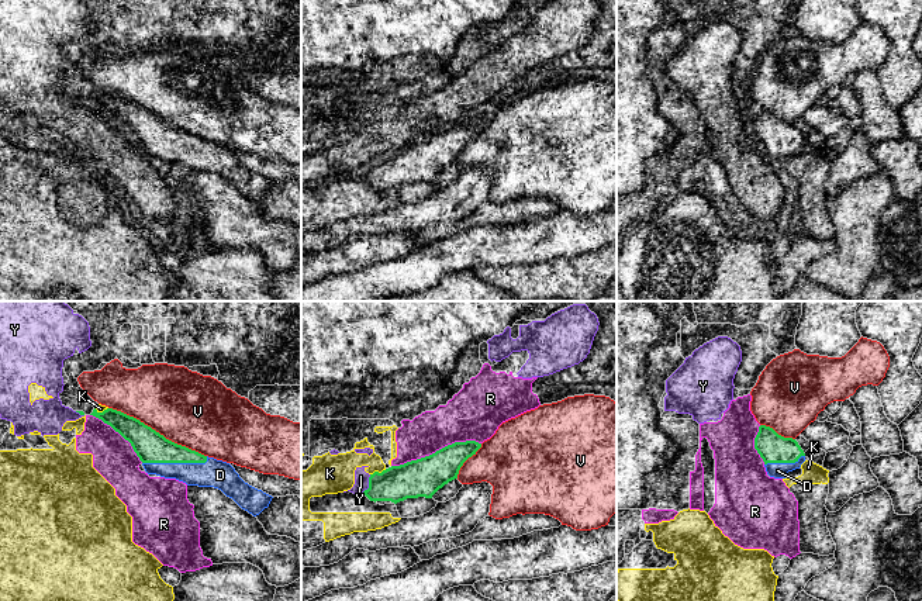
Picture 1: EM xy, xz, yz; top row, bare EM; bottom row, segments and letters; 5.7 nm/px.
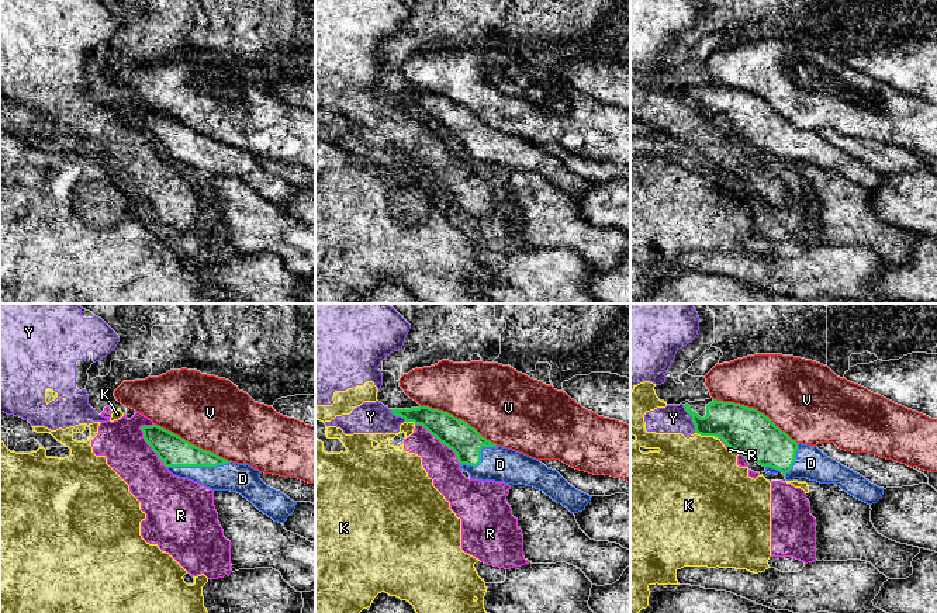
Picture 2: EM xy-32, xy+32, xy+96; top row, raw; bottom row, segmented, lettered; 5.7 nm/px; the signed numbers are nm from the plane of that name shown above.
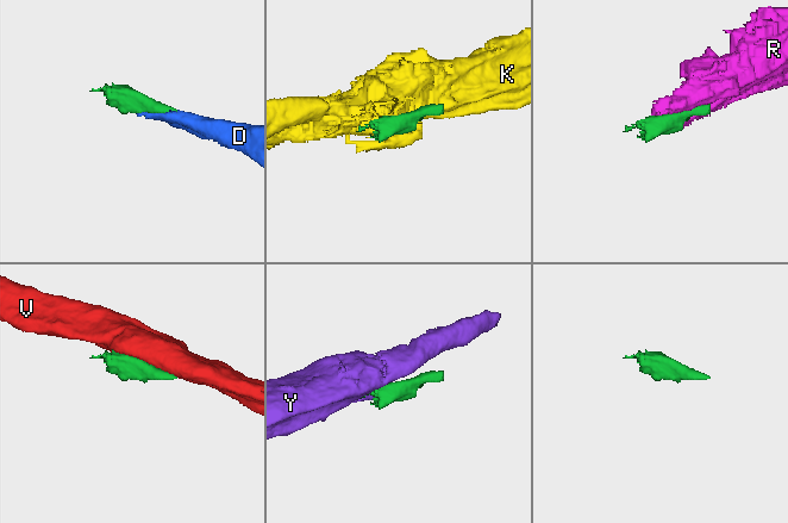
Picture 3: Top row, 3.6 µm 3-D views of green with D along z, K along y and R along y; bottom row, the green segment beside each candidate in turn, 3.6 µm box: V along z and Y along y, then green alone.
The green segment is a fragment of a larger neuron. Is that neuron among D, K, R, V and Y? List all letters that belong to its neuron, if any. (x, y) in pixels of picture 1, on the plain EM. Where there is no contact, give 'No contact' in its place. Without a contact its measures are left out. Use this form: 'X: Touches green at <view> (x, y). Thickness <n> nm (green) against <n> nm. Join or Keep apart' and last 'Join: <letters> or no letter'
D: Touches green at xy (176, 147). Thickness 180 nm (green) against 160 nm. Join
K: Touches green at xz (377, 156). Thickness 220 nm (green) against 220 nm. Keep apart
R: Touches green at xz (437, 135). Thickness 220 nm (green) against 260 nm. Keep apart
V: Touches green at xy (158, 117). Thickness 180 nm (green) against 420 nm. Keep apart
Y: Touches green at xz (369, 169). Thickness 200 nm (green) against 80 nm. Keep apart
Join: D

